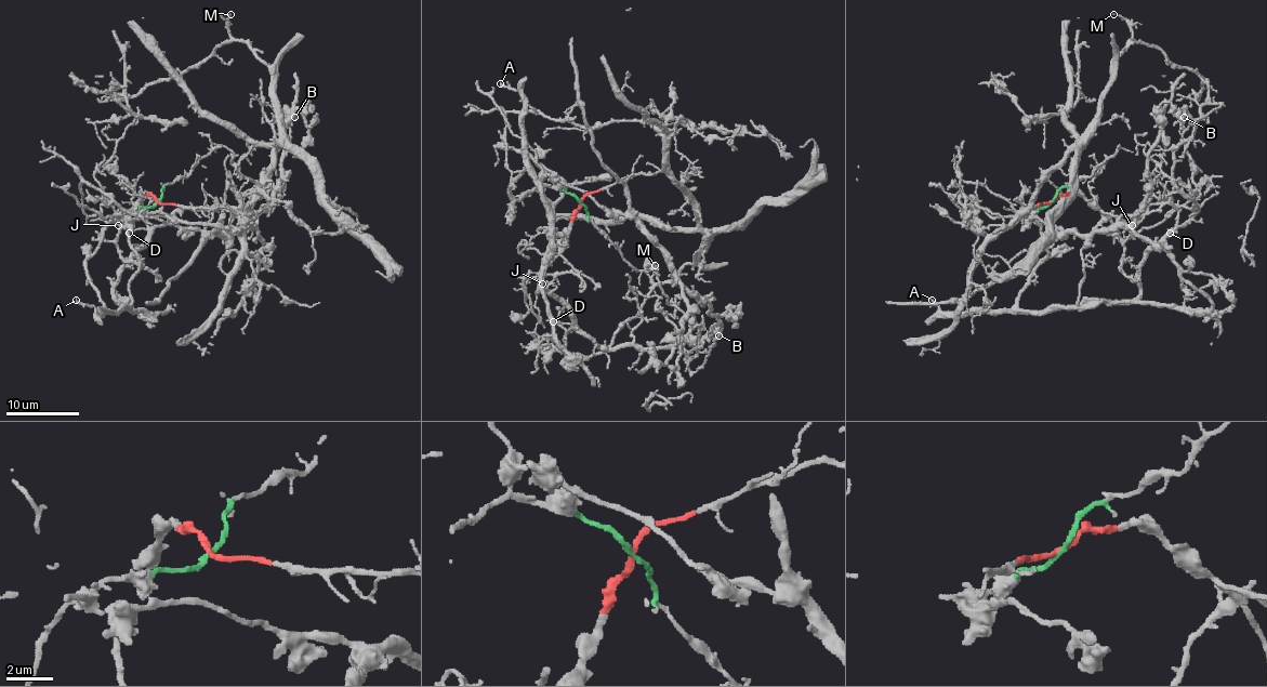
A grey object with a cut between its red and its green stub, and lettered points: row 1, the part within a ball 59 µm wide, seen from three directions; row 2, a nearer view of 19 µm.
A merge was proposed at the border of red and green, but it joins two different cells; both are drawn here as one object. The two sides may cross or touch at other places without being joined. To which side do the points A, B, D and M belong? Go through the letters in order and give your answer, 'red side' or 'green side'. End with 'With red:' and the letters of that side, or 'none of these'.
A: green side
B: green side
D: green side
M: red side
With red: M

